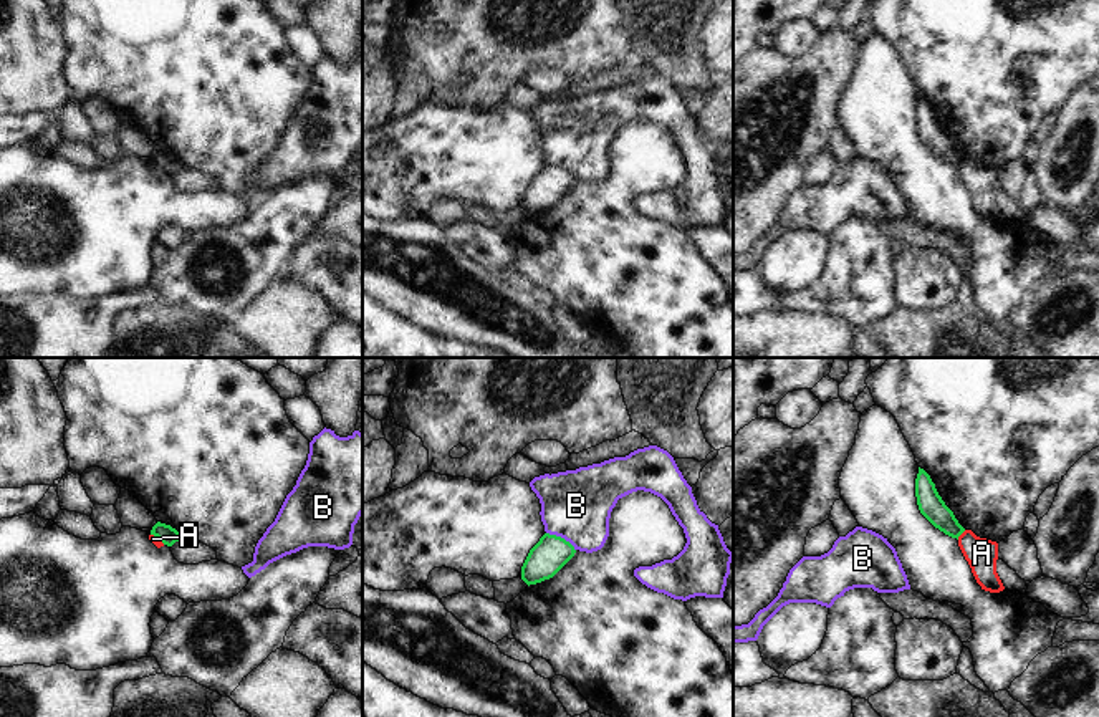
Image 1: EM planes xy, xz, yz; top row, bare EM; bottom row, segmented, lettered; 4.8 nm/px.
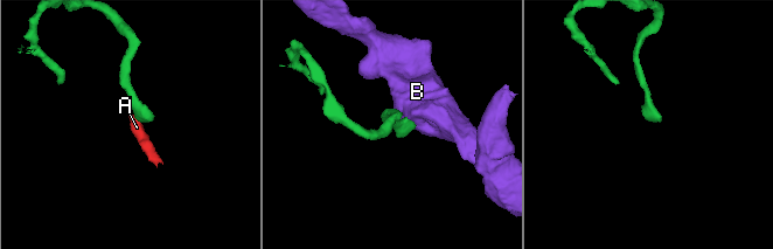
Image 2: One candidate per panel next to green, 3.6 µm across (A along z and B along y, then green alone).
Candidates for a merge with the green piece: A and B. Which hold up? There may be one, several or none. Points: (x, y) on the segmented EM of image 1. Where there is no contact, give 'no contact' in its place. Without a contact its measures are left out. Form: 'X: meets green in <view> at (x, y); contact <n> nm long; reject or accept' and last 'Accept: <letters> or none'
A: meets green in yz at (960, 534); contact 60 nm long; reject
B: meets green in xz at (560, 537); contact 170 nm long; reject
Accept: none

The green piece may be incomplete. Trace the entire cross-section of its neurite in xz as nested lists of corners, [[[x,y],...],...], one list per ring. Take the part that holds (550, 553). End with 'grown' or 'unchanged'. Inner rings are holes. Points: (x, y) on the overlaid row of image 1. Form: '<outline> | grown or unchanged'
[[[545,533],[530,550],[521,580],[530,586],[553,578],[573,556],[574,546],[561,537]]] | unchanged

